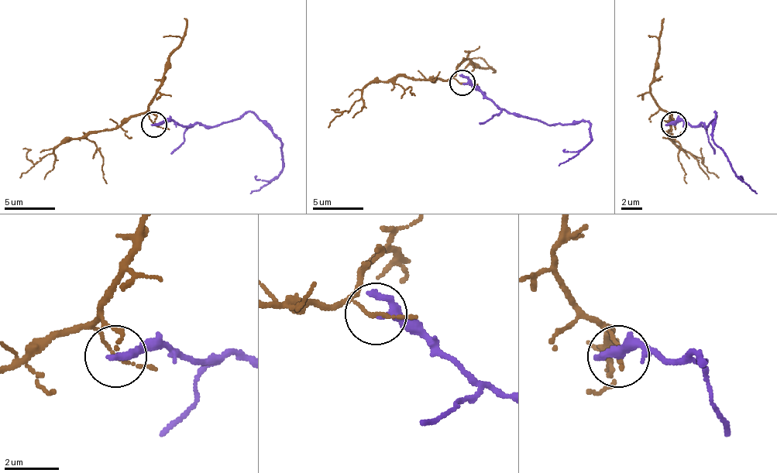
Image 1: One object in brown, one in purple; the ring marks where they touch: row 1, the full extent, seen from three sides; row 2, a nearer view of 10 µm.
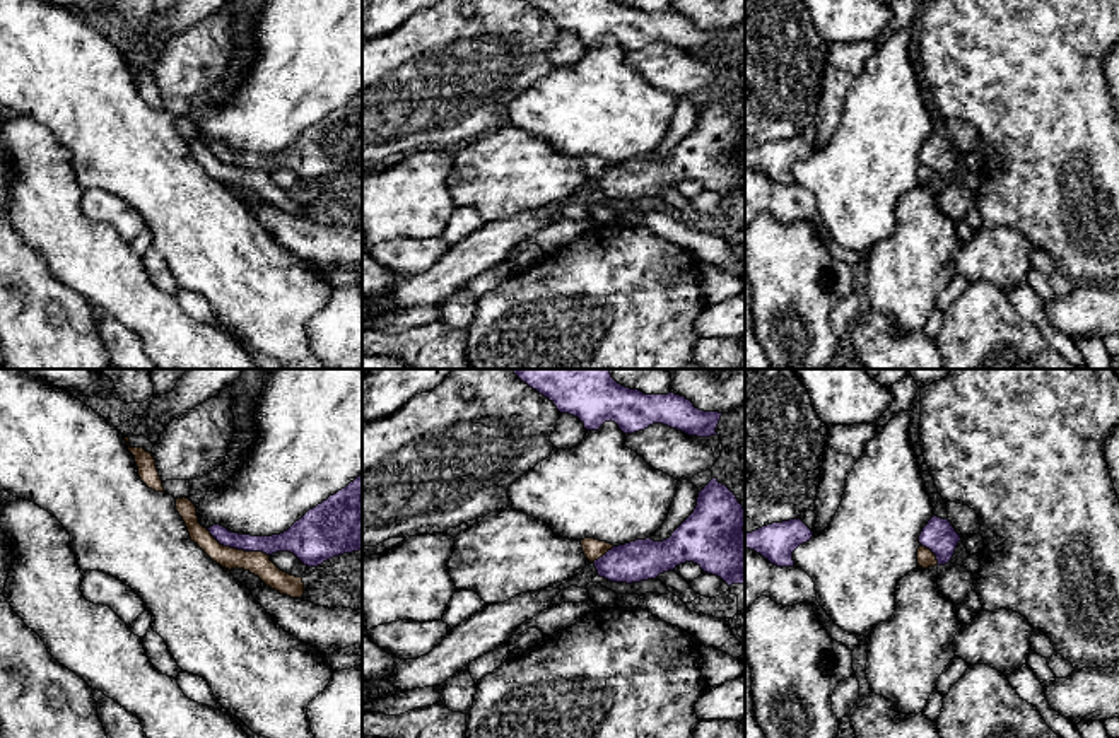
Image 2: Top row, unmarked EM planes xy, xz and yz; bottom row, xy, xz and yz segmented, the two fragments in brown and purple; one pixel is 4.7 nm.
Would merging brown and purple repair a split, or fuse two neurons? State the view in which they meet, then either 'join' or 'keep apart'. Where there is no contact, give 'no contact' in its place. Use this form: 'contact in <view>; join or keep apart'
contact in xy; keep apart

